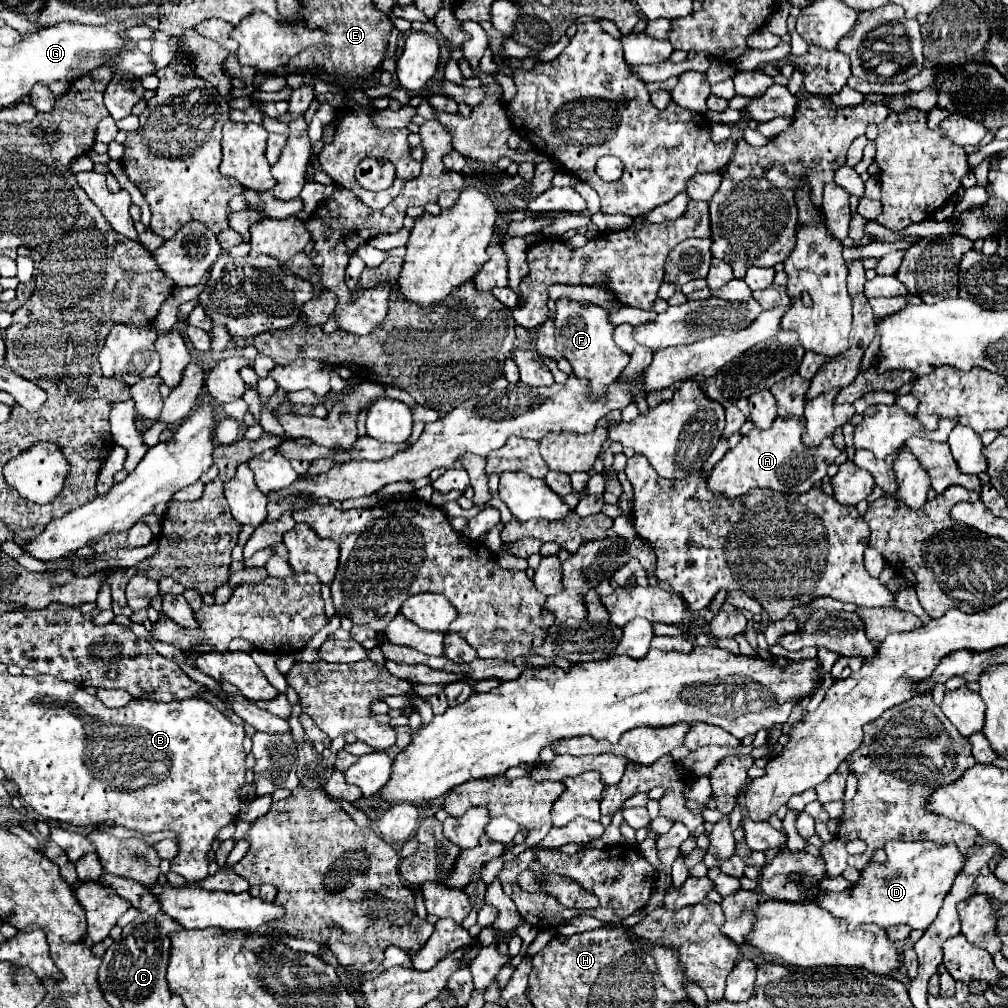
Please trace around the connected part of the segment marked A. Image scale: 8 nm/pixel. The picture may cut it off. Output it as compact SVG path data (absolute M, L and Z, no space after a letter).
M776 416L774 424L768 430L752 428L742 440L730 448L724 458L714 466L708 486L714 492L720 492L728 498L738 498L750 488L772 488L778 492L806 492L814 484L820 484L826 476L826 468L834 464L840 450L834 446L832 438L822 440L816 452L808 450L802 444L804 420L802 416Z

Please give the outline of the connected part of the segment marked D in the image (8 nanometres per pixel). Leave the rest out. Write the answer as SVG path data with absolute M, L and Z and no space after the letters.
M886 842L884 852L886 864L870 860L850 892L826 892L814 902L836 918L848 920L850 928L870 922L880 928L908 924L912 930L926 930L930 922L934 922L966 856L962 856L956 846L938 846L932 842Z

